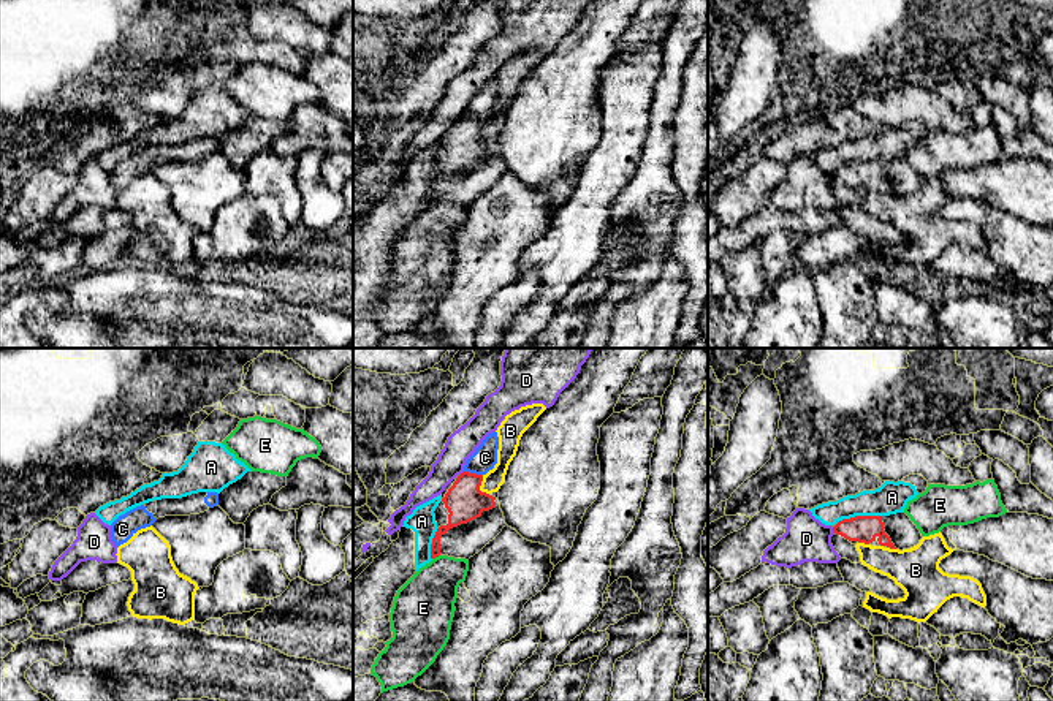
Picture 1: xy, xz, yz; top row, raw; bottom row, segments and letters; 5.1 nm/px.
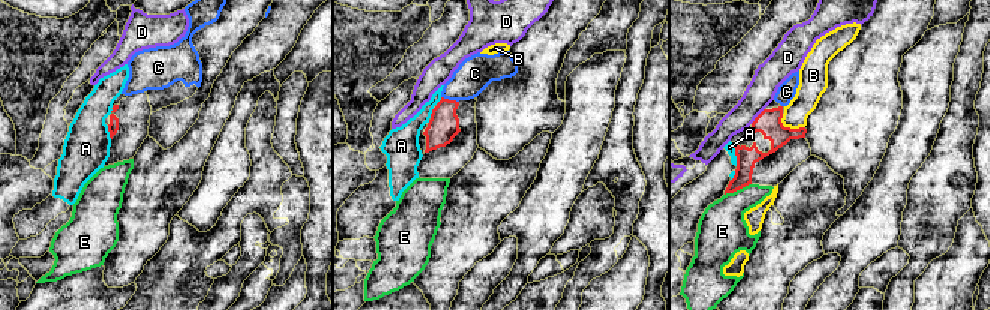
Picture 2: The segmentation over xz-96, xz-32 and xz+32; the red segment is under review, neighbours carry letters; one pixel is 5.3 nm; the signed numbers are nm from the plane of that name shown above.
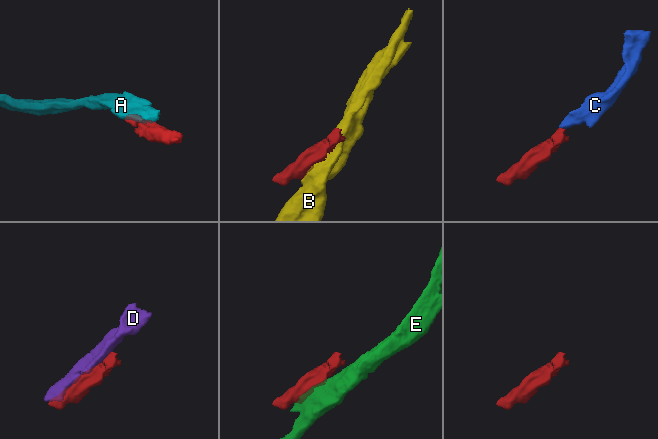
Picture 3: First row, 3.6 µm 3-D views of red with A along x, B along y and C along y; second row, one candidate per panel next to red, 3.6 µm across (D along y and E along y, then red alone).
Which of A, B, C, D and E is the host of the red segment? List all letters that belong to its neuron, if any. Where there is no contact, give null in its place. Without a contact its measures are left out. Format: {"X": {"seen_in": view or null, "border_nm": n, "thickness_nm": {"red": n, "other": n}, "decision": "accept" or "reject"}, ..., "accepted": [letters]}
{"A": {"seen_in": "yz", "border_nm": 220, "thickness_nm": {"red": 140, "other": 160}, "decision": "reject"}, "B": {"seen_in": "xz", "border_nm": 100, "thickness_nm": {"red": 200, "other": 100}, "decision": "reject"}, "C": {"seen_in": "xz", "border_nm": 100, "thickness_nm": {"red": 200, "other": 120}, "decision": "accept"}, "D": {"seen_in": "yz", "border_nm": 40, "thickness_nm": {"red": 140, "other": 220}, "decision": "reject"}, "E": {"seen_in": "xz", "border_nm": 50, "thickness_nm": {"red": 110, "other": 300}, "decision": "reject"}, "accepted": ["C"]}

